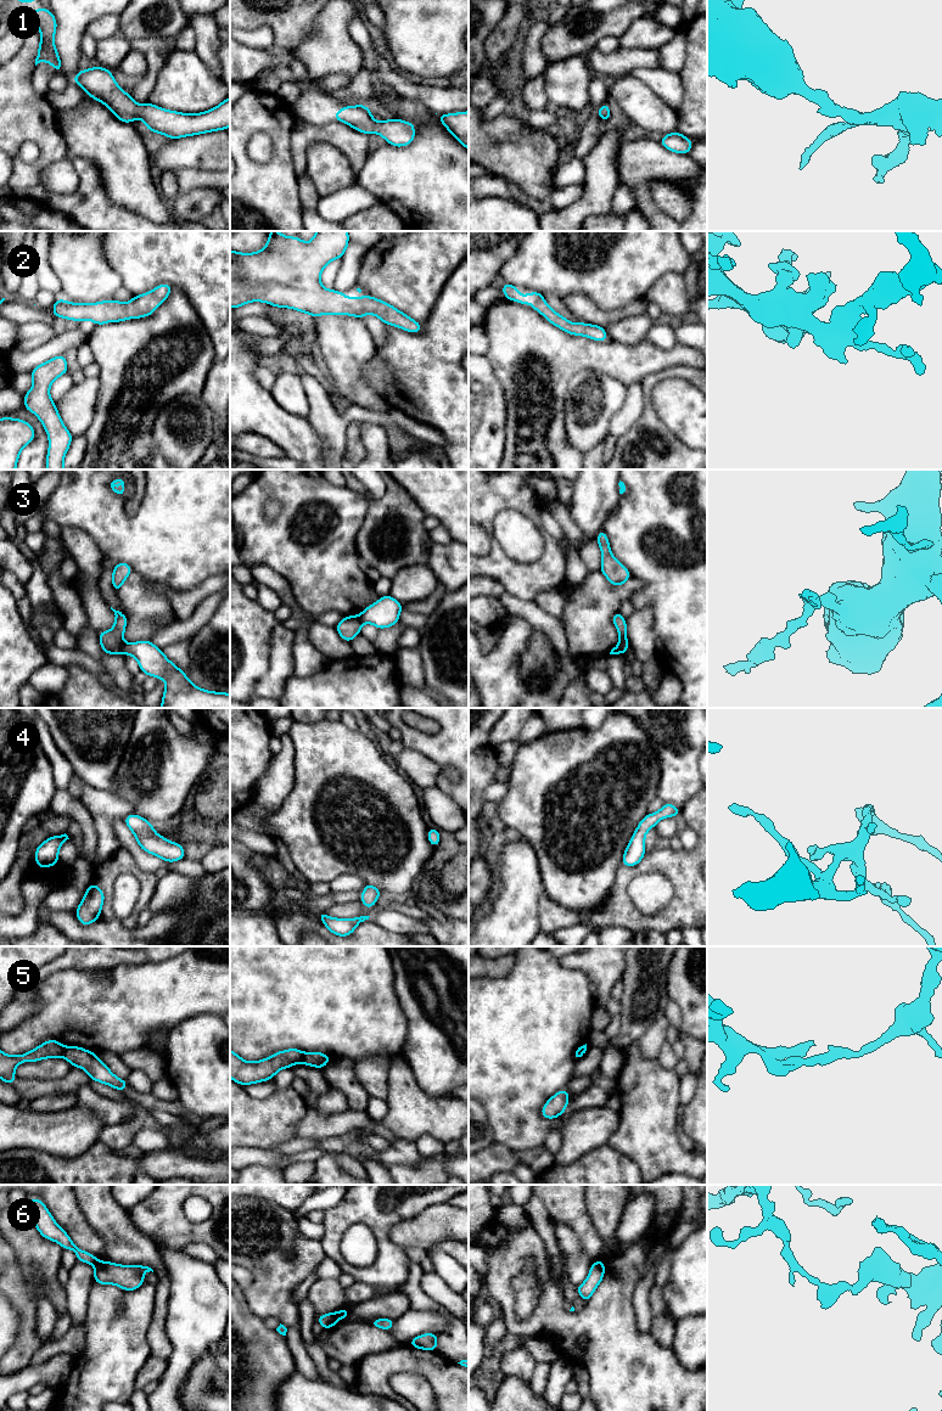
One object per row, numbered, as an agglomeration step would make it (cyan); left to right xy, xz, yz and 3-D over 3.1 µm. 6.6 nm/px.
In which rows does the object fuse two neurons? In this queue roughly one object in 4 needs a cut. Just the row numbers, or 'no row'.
3, 5, 6

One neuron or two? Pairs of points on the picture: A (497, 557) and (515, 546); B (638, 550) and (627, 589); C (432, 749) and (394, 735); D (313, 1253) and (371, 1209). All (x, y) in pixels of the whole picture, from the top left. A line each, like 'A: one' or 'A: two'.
A: two
B: two
C: two
D: two

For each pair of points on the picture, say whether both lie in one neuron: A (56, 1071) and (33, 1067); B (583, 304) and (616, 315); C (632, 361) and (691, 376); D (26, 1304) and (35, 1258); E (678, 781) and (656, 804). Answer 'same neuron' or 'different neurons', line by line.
A: same neuron
B: same neuron
C: different neurons
D: different neurons
E: different neurons

